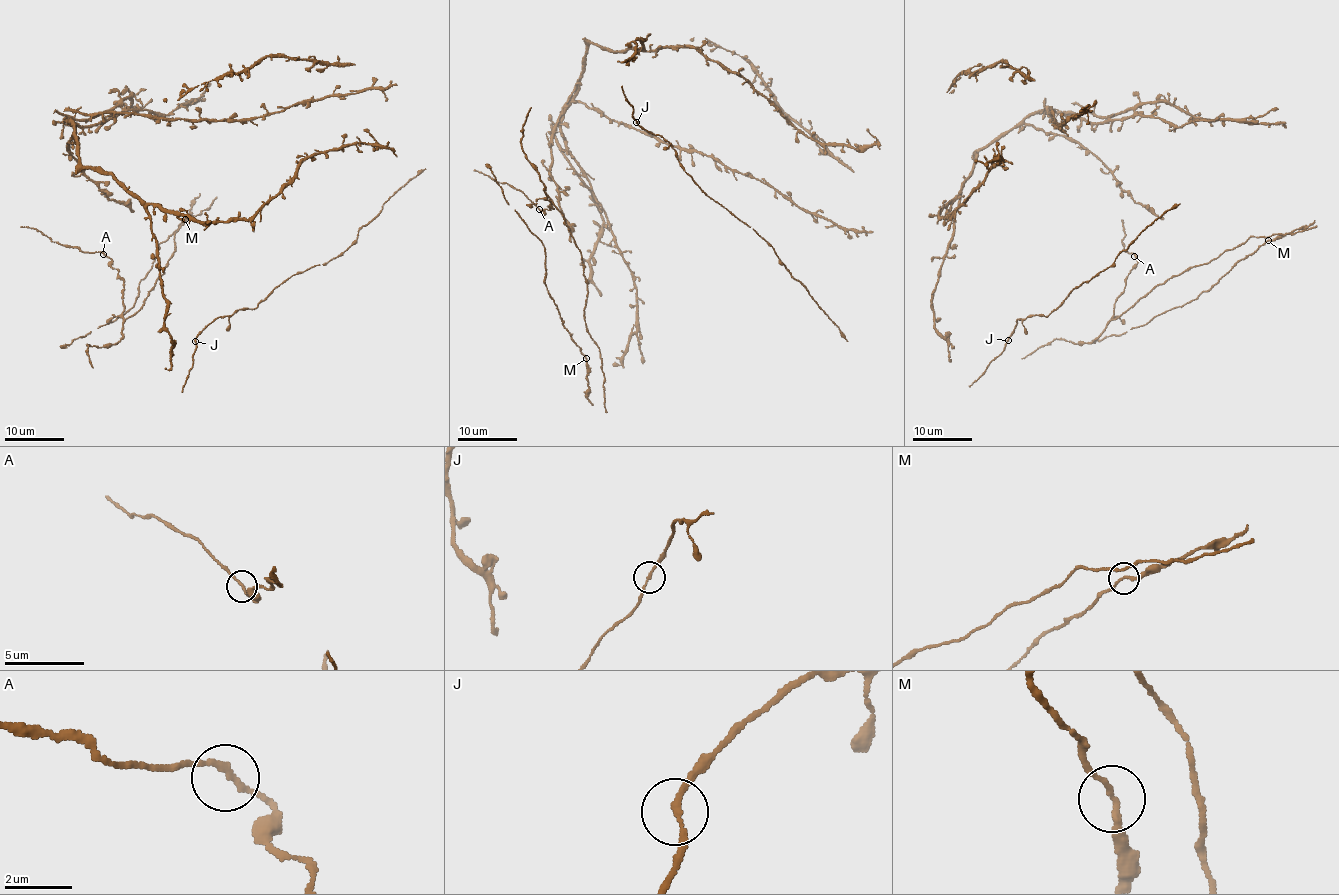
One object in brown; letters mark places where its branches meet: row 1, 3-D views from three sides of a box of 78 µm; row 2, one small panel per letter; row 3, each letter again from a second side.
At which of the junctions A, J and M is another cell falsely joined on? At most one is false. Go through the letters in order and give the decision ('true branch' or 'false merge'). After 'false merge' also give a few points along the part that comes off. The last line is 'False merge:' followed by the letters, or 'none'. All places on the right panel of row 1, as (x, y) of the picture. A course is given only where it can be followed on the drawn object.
A: true branch
J: true branch
M: true branch
False merge: none

